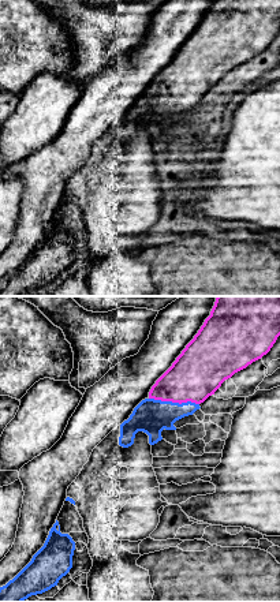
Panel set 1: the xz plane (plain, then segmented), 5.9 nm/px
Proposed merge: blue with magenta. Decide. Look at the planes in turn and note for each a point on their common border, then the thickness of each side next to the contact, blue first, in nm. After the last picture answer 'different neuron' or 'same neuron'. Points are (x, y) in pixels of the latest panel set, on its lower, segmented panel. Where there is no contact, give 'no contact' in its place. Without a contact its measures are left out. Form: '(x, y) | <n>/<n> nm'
(174, 403) | 200/300 nm

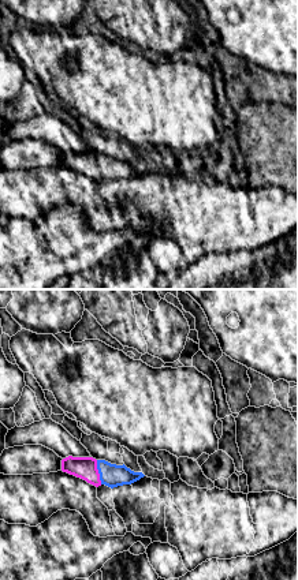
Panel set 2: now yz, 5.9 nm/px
(99, 472) | 140/130 nm

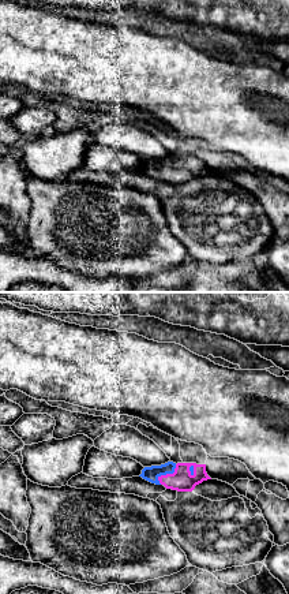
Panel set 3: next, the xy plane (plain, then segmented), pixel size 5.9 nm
(166, 473) | 90/130 nm

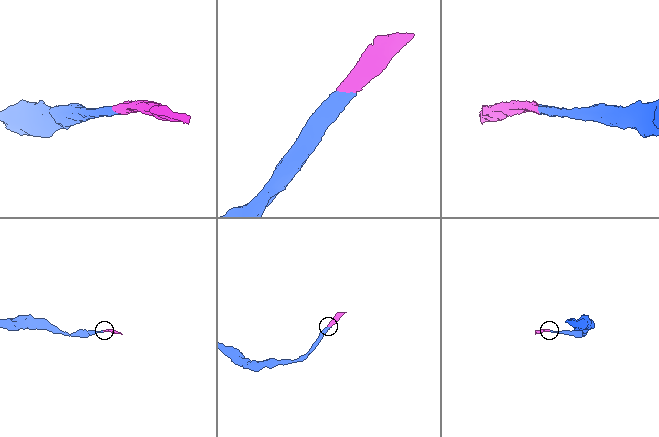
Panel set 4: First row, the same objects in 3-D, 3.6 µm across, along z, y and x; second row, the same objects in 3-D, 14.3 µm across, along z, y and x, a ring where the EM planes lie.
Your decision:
same neuron

